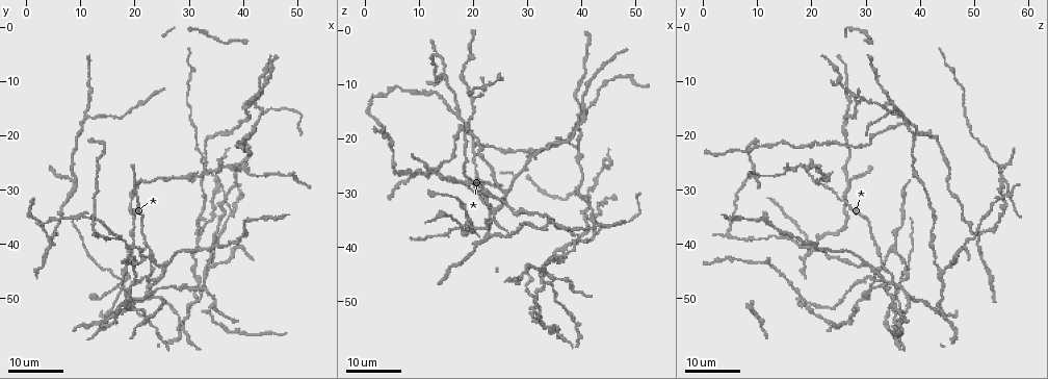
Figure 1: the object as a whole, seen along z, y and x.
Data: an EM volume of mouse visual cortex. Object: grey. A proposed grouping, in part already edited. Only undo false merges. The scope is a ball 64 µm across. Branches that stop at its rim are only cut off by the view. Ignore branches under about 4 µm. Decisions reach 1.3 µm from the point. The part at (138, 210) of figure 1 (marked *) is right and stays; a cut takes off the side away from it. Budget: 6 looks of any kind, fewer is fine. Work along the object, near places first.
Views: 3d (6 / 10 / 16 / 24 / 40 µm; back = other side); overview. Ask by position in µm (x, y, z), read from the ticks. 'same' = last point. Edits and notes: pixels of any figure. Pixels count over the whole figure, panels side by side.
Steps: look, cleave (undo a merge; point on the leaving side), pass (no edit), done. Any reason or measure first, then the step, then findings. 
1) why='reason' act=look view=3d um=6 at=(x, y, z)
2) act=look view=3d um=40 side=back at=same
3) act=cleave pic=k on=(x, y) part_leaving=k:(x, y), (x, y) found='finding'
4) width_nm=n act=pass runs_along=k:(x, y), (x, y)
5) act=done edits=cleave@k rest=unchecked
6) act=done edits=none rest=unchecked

why='three-way junction' act=look view=3d um=16 at=(17.5, 48.0, 36.0)

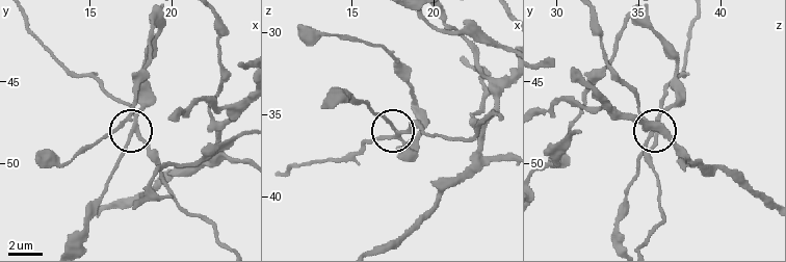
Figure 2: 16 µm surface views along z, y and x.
act=look view=3d um=10 at=(17.7, 47.8, 36.0)

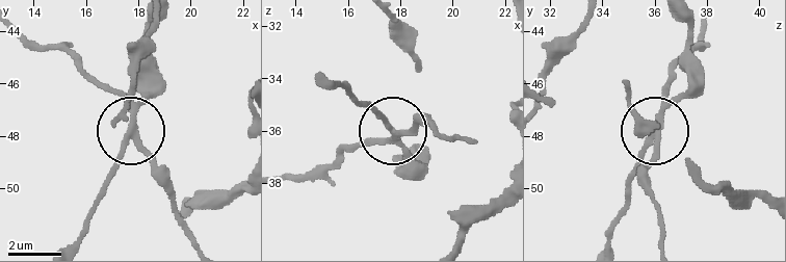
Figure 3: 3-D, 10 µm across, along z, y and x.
side_arm_um=13 arms=3 act=cleave pic=3 on=(152, 158) found='two neurons meet here'

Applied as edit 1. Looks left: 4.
act=look view=overview

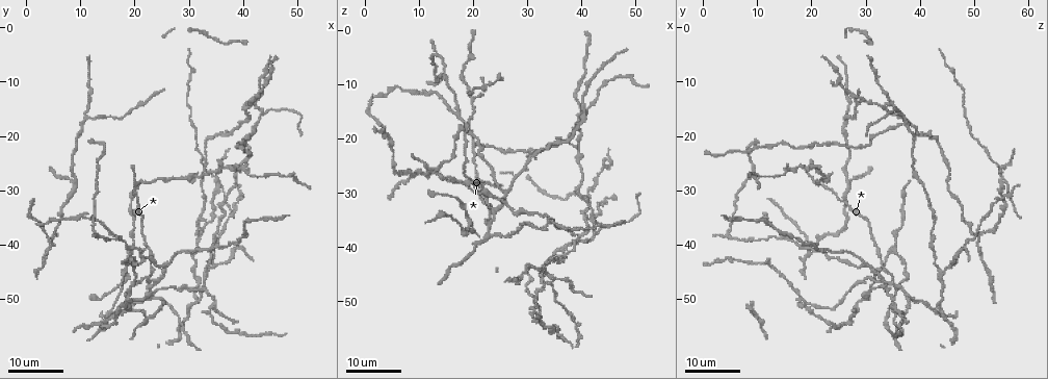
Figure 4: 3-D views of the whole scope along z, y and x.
why='looks like a crossing' act=look view=3d um=24 at=(23.5, 47.0, 35.0)

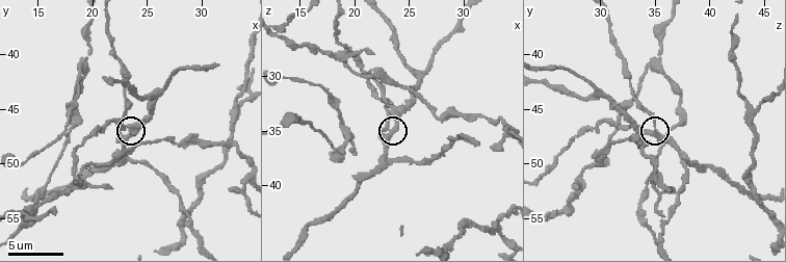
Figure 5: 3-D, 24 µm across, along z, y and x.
act=look view=3d um=10 at=(23.4, 47.6, 35.2)

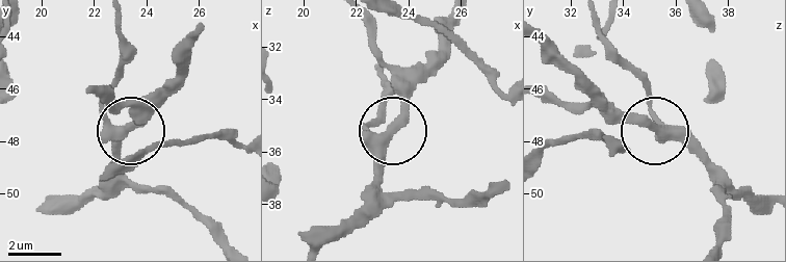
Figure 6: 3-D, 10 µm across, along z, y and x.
act=pass runs_along=6:(591, 17), (647, 90), (656, 129), (723, 182) found='one neuron here'

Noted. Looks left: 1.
act=done edits=cleave@3 rest=unchecked

